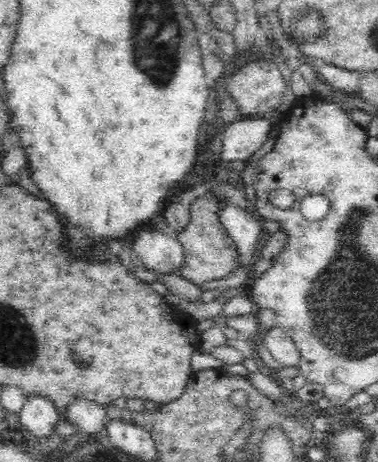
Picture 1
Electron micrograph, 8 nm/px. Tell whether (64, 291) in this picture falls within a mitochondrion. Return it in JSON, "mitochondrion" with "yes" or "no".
{"mitochondrion":"no"}

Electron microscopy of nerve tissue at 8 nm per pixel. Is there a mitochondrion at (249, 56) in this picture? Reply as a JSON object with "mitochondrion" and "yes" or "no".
{"mitochondrion":"no"}

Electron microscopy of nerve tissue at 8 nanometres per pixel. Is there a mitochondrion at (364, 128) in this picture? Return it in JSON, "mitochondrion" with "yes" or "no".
{"mitochondrion":"no"}

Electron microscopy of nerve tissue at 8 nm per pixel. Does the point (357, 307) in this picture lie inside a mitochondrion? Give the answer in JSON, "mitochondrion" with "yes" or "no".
{"mitochondrion":"yes"}

